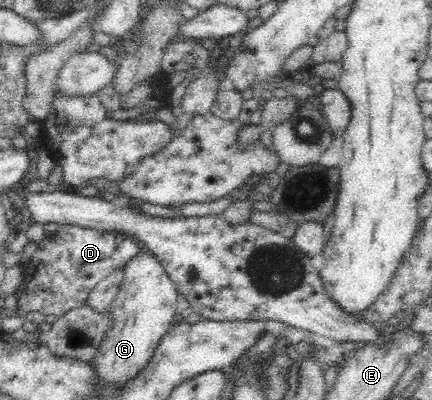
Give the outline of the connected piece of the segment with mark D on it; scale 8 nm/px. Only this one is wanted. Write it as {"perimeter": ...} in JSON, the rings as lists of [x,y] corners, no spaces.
{"perimeter":[[[65,226],[38,244],[38,249],[26,263],[23,280],[17,294],[18,306],[26,312],[36,310],[43,315],[63,315],[67,310],[86,303],[92,289],[115,268],[124,268],[141,250],[141,244],[122,232],[105,232]]]}

